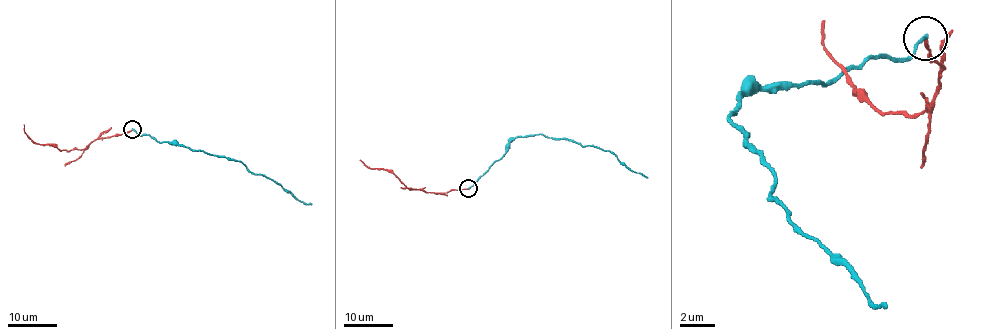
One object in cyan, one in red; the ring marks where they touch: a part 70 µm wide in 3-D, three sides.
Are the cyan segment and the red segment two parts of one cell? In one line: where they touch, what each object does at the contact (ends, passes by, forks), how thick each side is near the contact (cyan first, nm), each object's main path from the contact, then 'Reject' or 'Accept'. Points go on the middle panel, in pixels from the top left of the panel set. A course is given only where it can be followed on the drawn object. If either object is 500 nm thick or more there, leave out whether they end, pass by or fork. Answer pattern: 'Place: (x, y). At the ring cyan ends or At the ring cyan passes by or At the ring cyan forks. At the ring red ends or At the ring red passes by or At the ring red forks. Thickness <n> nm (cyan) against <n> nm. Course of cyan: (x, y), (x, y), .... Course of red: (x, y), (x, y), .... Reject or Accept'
Place: (468, 188). At the ring cyan ends. At the ring red ends. Thickness 200 nm (cyan) against 190 nm. Course of cyan: (468, 188), (499, 160), (511, 142), (529, 134), (599, 146), (648, 177). Course of red: (468, 188), (445, 193), (408, 188), (389, 171), (371, 168), (359, 160). Reject

